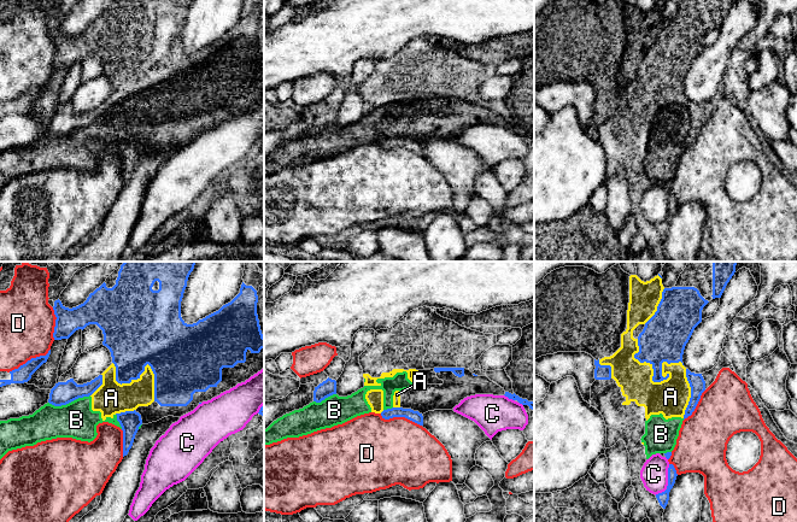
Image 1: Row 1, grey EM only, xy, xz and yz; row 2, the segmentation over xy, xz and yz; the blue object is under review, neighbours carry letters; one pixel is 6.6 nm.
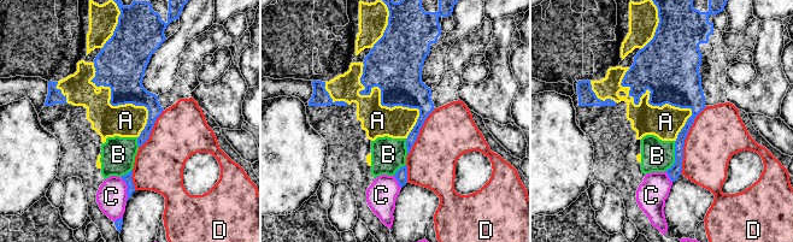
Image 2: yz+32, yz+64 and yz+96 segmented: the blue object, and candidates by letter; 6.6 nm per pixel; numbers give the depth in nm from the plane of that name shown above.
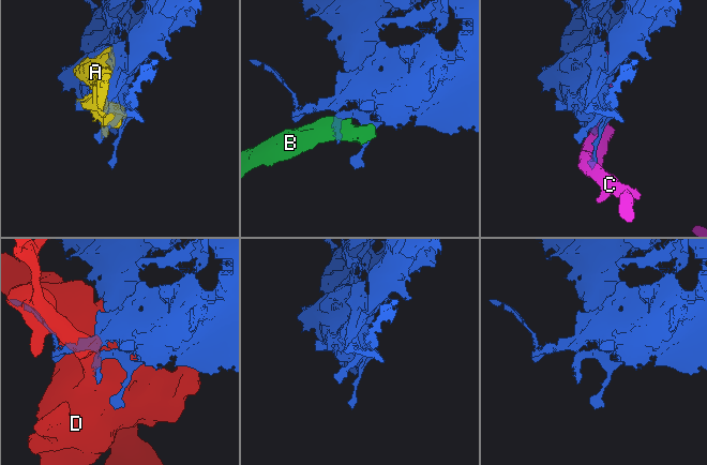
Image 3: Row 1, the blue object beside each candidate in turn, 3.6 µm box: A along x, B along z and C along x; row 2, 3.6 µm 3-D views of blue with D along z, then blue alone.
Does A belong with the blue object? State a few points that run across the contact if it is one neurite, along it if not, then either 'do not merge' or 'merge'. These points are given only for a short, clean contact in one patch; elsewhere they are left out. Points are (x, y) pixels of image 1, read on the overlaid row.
do not merge

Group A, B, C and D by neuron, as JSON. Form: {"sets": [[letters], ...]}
{"sets": [["A"], ["B"], ["C"], ["D"]]}

